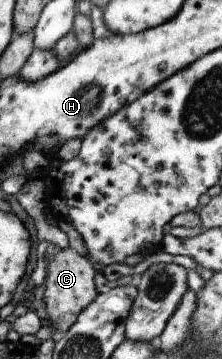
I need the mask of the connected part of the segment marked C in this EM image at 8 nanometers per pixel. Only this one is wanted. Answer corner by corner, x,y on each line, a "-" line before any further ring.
71,248
60,249
53,259
45,261
42,270
45,273
45,308
56,330
55,336
58,337
65,334
73,326
81,310
97,298
98,290
93,281
96,270
87,257

